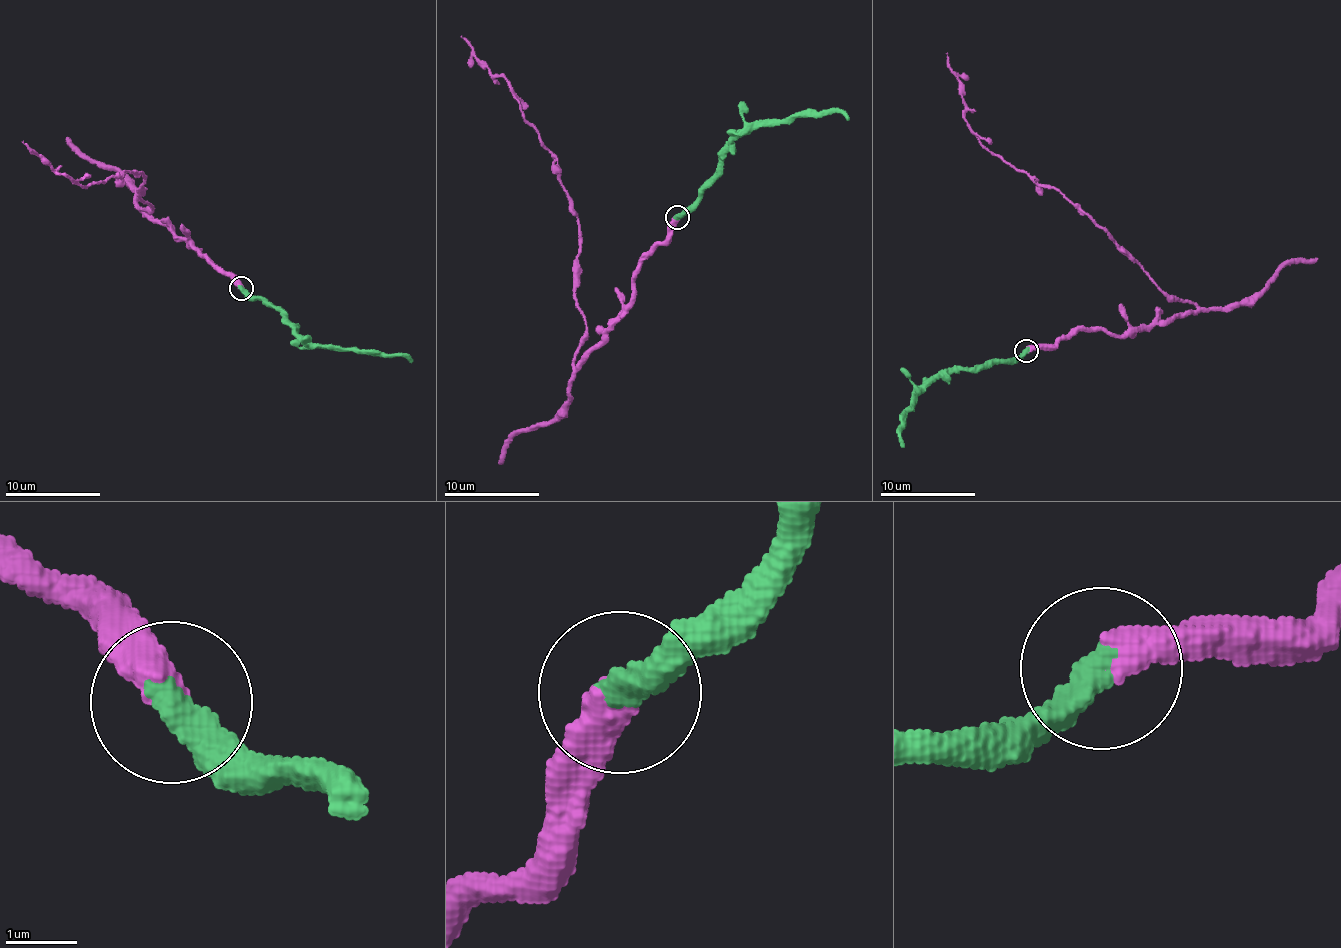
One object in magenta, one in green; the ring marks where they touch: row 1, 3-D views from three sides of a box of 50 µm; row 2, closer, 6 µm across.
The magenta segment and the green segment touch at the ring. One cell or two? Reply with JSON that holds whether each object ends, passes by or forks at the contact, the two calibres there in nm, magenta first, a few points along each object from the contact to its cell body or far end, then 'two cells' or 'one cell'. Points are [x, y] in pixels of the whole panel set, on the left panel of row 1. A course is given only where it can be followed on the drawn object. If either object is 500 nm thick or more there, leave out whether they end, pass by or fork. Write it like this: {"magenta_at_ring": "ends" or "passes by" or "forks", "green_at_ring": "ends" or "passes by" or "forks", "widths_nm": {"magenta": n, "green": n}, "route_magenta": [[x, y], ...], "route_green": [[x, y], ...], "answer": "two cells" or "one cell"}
{"magenta_at_ring": "ends", "green_at_ring": "ends", "widths_nm": {"magenta": 440, "green": 480}, "route_magenta": [[241, 288], [140, 210], [151, 208], [141, 199], [143, 174], [121, 172], [87, 189], [22, 140]], "route_green": [[241, 288], [281, 312], [283, 323], [314, 343], [404, 355], [412, 360]], "answer": "one cell"}

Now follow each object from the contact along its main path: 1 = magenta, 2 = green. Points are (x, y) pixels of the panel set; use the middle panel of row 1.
1: (676, 217), (640, 266), (628, 311), (576, 366), (579, 220), (503, 77), (461, 36)
2: (676, 217), (717, 171), (719, 152), (750, 128), (827, 113), (841, 113), (848, 119)

